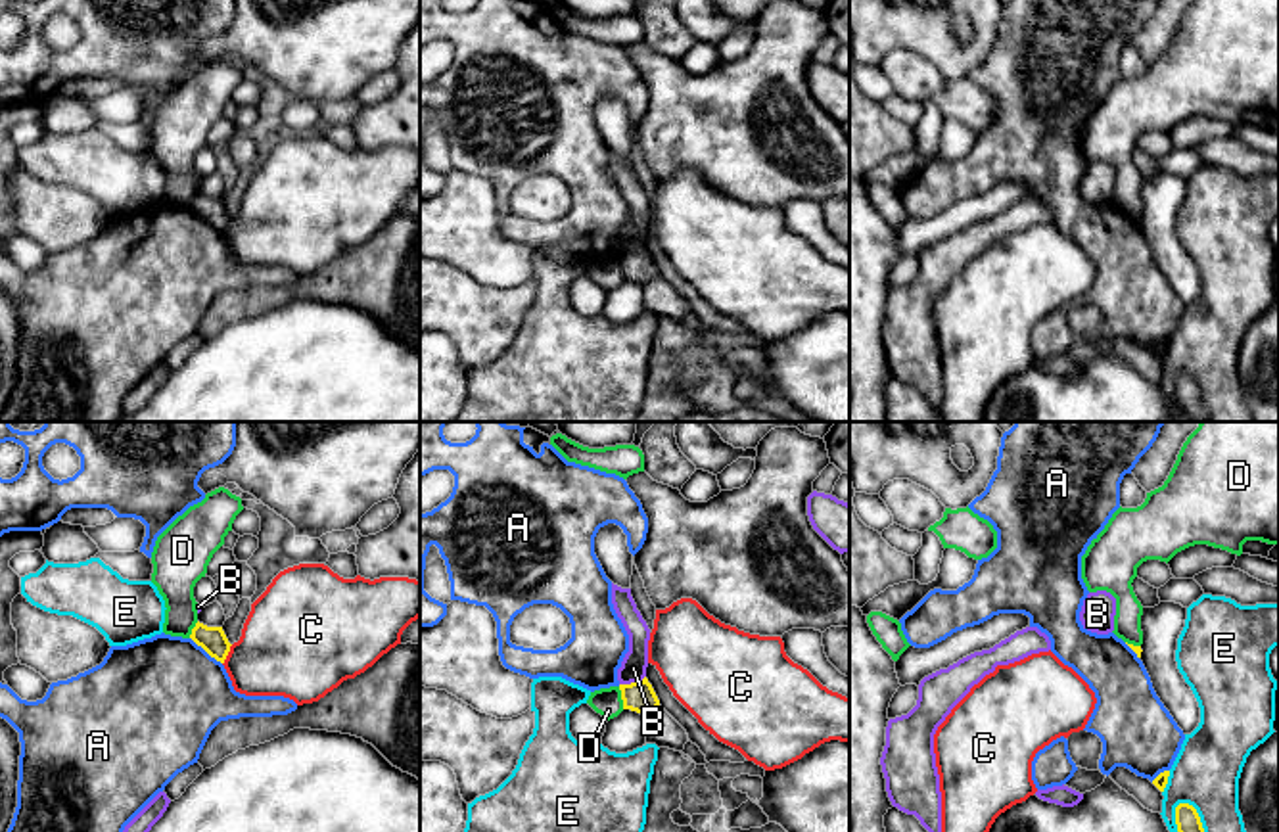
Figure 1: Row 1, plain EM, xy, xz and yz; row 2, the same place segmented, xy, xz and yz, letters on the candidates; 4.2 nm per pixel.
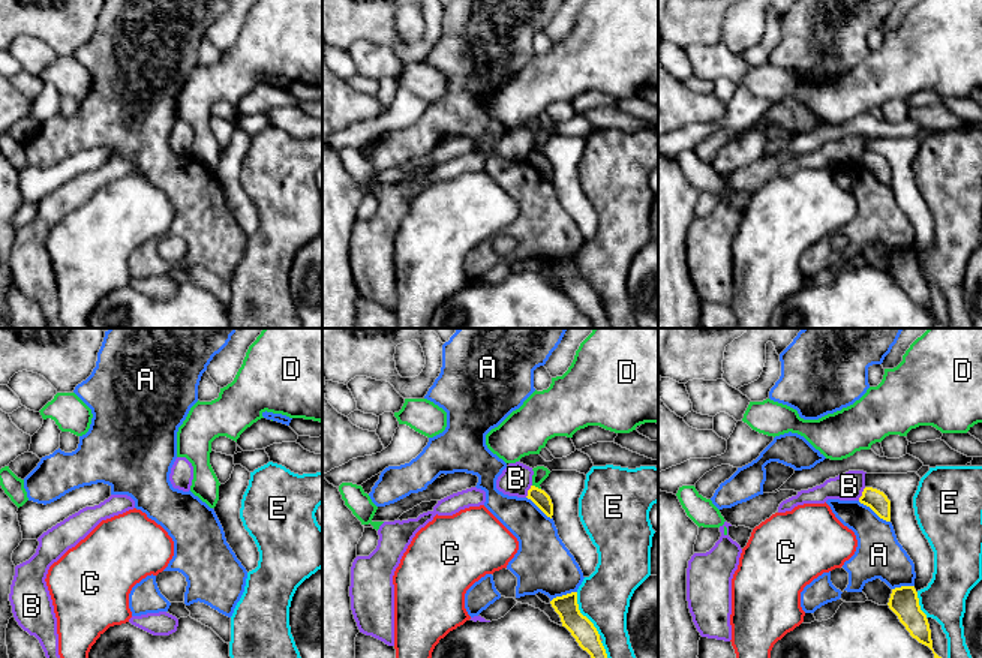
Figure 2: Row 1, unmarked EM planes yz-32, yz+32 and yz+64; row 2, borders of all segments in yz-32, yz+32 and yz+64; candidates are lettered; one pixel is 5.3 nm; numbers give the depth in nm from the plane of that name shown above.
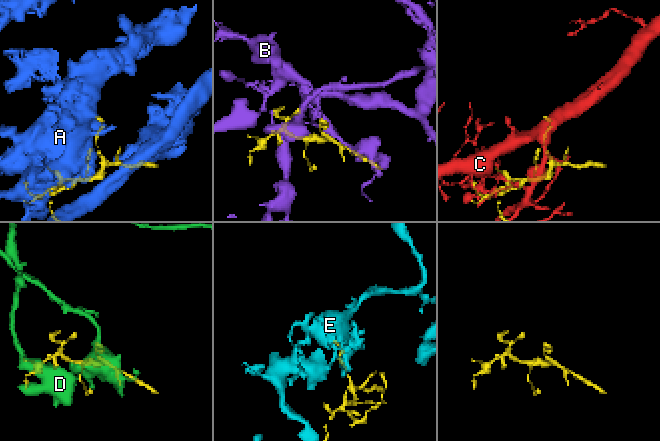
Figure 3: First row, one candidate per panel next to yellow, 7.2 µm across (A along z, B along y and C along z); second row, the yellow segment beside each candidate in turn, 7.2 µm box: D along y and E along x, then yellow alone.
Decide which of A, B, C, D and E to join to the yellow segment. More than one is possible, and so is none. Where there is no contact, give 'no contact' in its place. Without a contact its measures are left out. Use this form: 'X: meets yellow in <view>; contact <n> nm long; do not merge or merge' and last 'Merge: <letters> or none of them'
A: meets yellow in xy; contact 180 nm long; do not merge
B: meets yellow in xz; contact 120 nm long; do not merge
C: meets yellow in xy; contact 100 nm long; do not merge
D: meets yellow in xz; contact 100 nm long; do not merge
E: meets yellow in yz; contact 240 nm long; do not merge
Merge: none of them

